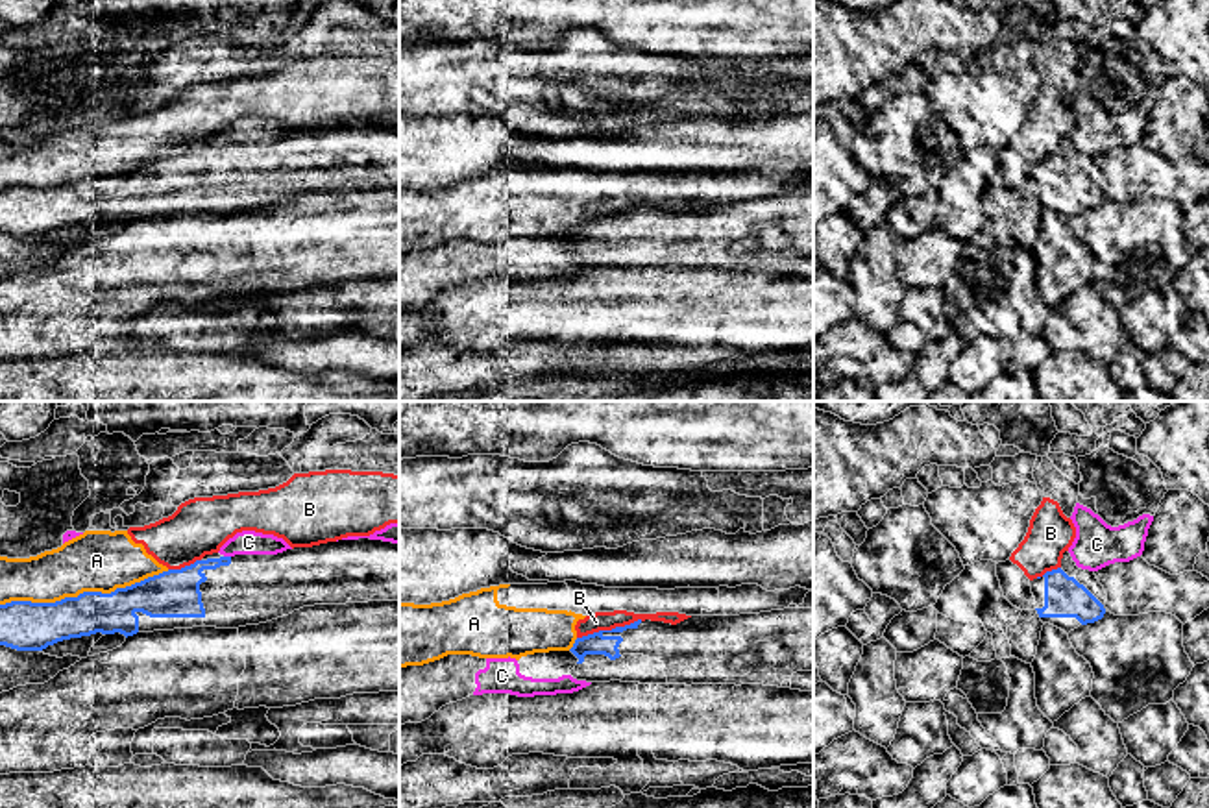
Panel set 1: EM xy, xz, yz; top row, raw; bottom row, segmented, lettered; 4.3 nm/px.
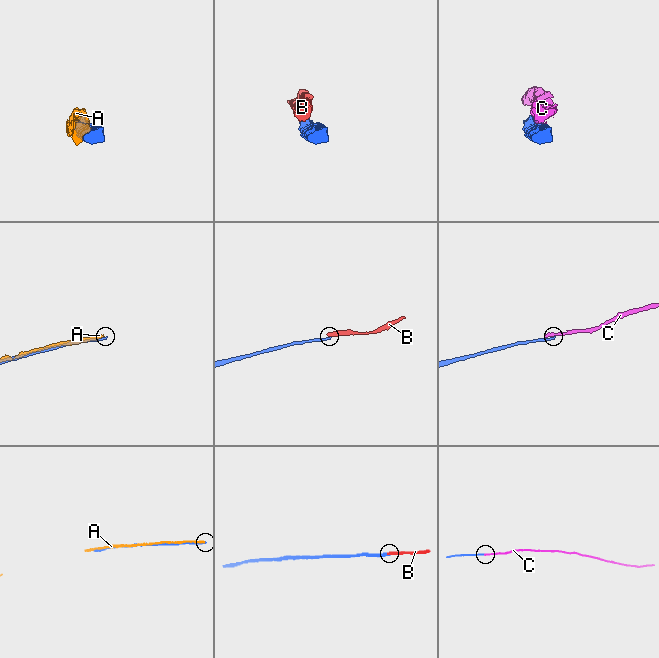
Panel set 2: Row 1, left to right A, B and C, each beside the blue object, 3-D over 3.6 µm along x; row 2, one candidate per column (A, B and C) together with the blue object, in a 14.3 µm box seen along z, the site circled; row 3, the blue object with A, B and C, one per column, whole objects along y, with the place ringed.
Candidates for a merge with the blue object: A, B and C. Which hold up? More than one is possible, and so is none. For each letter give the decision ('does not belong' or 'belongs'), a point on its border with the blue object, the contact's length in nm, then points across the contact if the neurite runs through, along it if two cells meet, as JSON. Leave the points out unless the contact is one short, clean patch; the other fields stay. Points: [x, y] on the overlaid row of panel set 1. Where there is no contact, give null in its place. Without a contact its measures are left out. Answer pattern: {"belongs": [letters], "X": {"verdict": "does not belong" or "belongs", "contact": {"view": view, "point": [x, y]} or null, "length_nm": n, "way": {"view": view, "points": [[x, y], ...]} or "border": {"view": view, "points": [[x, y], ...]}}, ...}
{"belongs": [], "A": {"verdict": "does not belong", "contact": {"view": "xy", "point": [84, 592]}, "length_nm": 750}, "B": {"verdict": "does not belong", "contact": {"view": "xz", "point": [609, 631]}, "length_nm": 300, "border": {"view": "xz", "points": [[642, 620], [599, 629], [577, 638]]}}, "C": {"verdict": "does not belong", "contact": {"view": "xy", "point": [228, 557]}, "length_nm": 30}}

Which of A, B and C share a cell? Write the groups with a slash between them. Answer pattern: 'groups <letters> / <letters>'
groups A B / C

